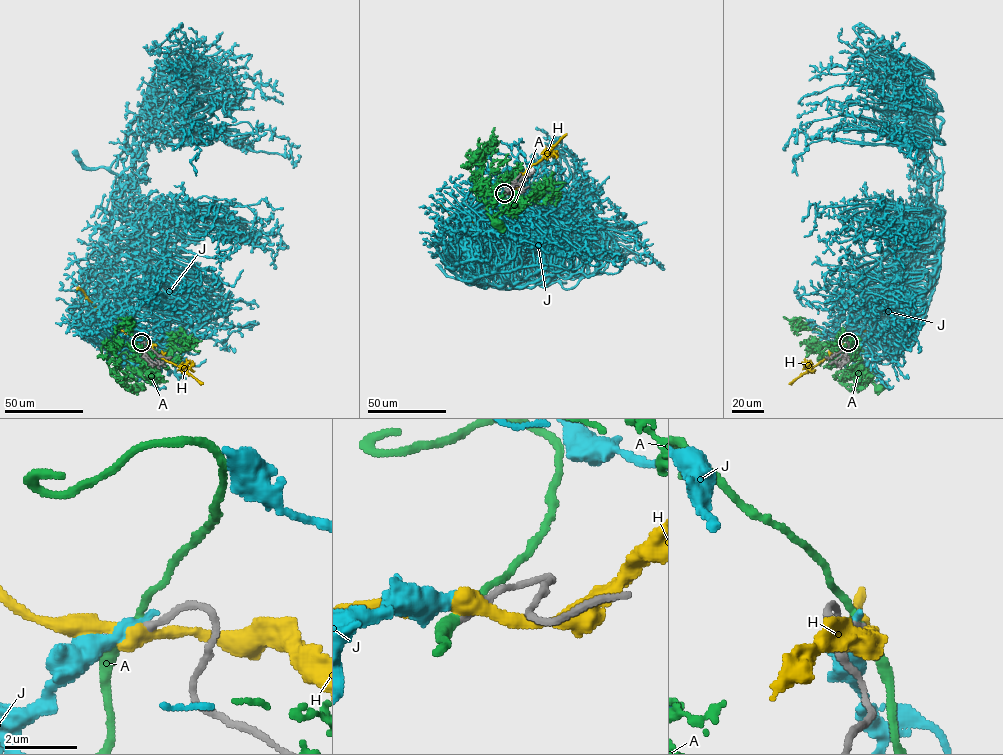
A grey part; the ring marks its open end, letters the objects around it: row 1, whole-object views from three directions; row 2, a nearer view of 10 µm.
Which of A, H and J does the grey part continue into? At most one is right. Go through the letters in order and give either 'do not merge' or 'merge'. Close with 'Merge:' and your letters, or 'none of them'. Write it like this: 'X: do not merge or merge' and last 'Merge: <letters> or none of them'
A: merge
H: do not merge
J: do not merge
Merge: A

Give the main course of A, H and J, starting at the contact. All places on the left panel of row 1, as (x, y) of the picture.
A: (141, 342), (140, 348), (120, 355), (132, 369), (133, 378), (125, 380), (133, 387)
H: (141, 342), (99, 313), (95, 304), (77, 287)
J: (142, 342), (120, 349), (83, 293), (113, 195), (167, 109), (187, 94), (226, 105), (180, 75), (188, 89)

